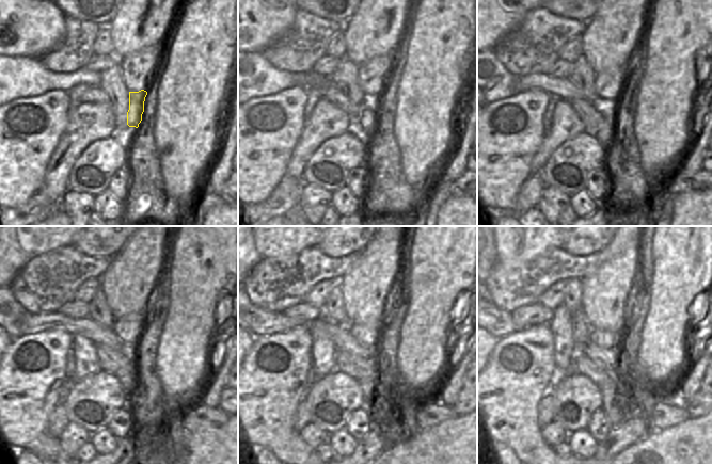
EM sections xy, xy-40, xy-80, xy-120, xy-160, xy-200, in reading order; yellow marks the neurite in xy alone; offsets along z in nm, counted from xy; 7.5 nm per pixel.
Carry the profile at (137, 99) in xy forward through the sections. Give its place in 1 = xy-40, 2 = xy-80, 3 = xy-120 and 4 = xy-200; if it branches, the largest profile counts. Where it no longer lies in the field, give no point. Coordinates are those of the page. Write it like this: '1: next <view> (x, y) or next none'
1: next xy-40 (369, 114)
2: next xy-80 (604, 135)
3: next xy-120 (126, 375)
4: next xy-200 (610, 393)

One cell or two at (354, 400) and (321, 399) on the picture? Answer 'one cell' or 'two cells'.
one cell

